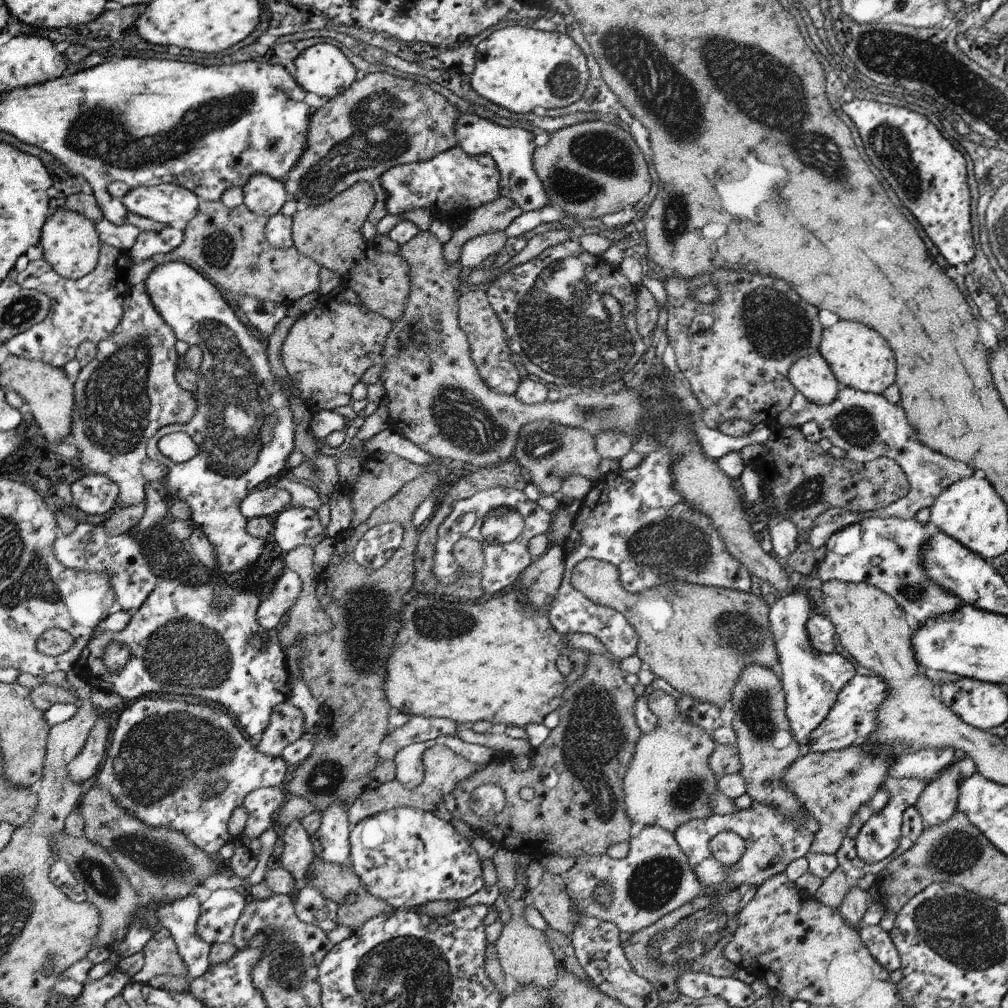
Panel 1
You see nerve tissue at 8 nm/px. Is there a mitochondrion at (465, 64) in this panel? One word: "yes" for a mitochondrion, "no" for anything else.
no

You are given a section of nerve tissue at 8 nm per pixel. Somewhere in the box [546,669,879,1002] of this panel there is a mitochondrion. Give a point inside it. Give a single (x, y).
(693, 940)

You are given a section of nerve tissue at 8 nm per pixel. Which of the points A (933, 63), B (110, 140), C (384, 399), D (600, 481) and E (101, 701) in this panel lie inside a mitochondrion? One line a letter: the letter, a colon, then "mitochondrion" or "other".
A: mitochondrion
B: mitochondrion
C: other
D: other
E: other

